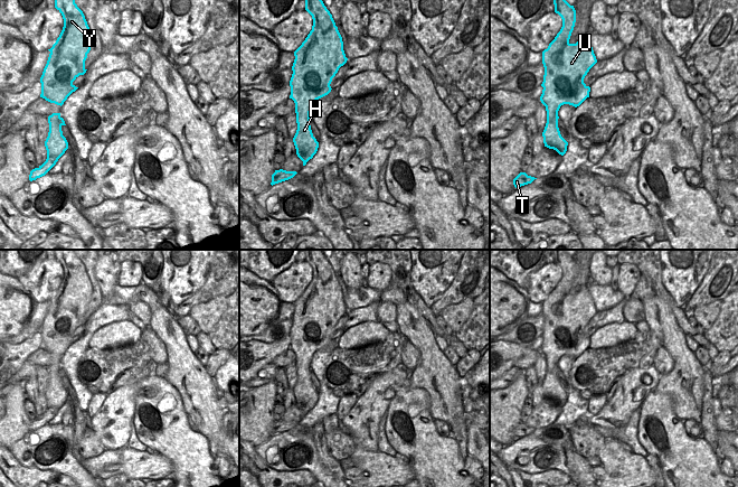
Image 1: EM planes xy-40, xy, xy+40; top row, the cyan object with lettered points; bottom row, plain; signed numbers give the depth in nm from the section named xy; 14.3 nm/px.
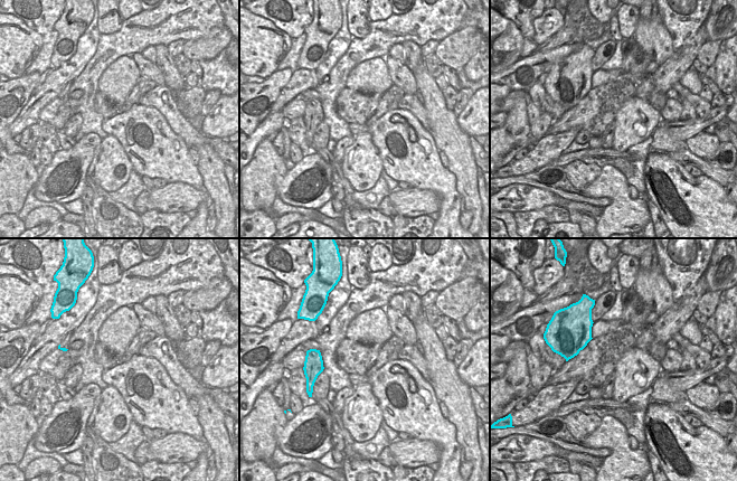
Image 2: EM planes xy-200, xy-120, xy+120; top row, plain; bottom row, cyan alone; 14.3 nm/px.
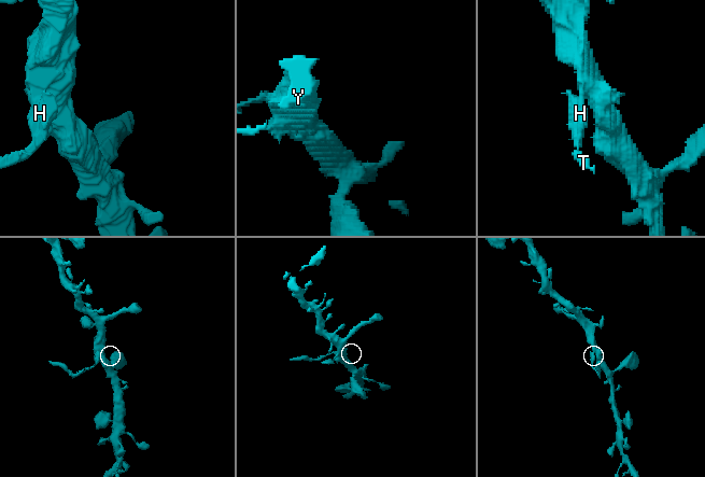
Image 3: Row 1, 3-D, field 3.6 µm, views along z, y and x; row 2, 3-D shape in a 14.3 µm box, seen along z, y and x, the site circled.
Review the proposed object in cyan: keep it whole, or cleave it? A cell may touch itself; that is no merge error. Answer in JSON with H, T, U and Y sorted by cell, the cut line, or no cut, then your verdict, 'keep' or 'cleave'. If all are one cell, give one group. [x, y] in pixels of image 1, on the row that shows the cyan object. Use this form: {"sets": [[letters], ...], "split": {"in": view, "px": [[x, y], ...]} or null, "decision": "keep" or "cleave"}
{"sets": [["H", "T"], ["U", "Y"]], "split": {"in": "xy", "px": [[309, 113], [303, 113], [296, 121]]}, "decision": "cleave"}

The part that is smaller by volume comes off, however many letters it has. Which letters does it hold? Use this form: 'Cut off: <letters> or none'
Cut off: H, T

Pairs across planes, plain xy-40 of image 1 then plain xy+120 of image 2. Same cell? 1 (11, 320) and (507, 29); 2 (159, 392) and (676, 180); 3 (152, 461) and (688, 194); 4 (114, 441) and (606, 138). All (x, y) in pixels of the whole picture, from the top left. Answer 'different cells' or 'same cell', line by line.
1: same cell
2: same cell
3: different cells
4: different cells

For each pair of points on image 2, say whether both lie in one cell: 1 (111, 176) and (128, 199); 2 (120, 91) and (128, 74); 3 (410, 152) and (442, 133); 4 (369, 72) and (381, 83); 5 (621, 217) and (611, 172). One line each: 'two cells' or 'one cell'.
1: two cells
2: one cell
3: two cells
4: one cell
5: one cell

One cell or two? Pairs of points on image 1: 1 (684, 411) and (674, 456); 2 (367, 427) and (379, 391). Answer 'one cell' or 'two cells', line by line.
1: two cells
2: one cell

